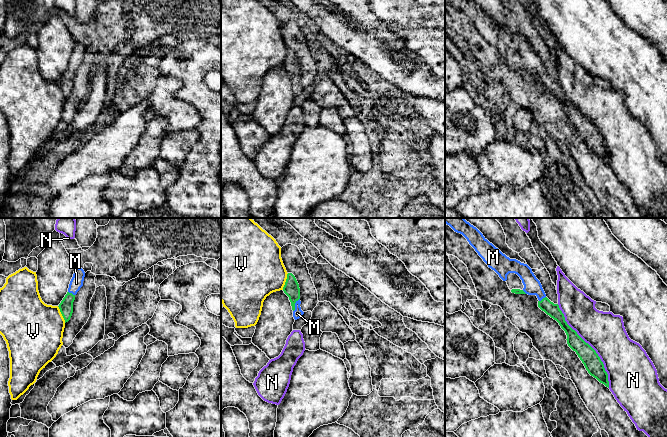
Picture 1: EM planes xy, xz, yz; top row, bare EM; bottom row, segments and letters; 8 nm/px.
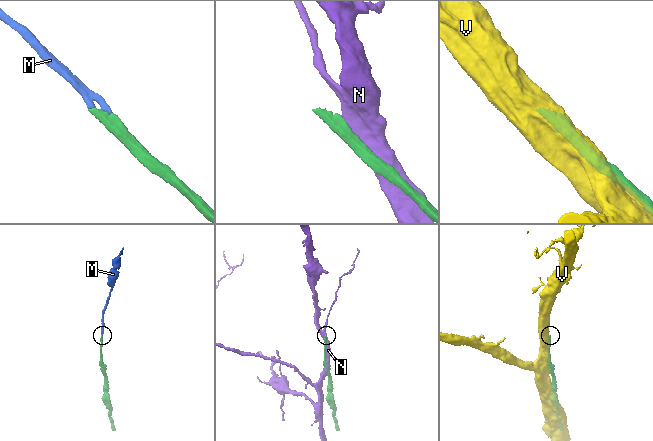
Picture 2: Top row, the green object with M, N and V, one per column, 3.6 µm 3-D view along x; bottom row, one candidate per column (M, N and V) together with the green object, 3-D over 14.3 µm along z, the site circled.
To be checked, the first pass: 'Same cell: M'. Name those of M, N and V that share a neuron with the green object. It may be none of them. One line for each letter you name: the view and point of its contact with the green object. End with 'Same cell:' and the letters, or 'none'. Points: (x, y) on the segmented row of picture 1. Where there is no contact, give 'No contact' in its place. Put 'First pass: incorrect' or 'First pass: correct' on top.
First pass: correct
M: Touches green at xz (294, 305)
Same cell: M

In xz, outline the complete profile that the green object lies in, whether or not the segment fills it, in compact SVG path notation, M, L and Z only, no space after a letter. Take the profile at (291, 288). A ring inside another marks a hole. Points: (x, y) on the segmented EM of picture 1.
M292 273L287 274L287 279L283 287L283 291L289 297L291 302L294 319L297 320L301 318L304 312L300 307L300 288L295 276Z

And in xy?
M75 267L73 277L70 281L68 292L59 304L60 312L65 320L68 322L73 313L73 302L75 300L75 295L83 286L83 281L85 277L85 272L82 268Z

